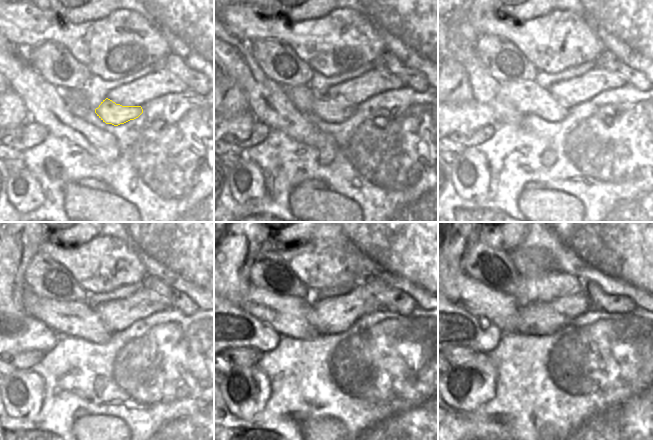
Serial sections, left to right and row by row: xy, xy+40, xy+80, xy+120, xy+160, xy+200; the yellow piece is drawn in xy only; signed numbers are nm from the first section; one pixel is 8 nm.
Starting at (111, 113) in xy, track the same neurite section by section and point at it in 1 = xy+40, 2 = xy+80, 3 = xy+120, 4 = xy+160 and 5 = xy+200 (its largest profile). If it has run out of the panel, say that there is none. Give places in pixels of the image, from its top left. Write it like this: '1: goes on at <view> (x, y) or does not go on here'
1: goes on at xy+40 (303, 98)
2: goes on at xy+80 (527, 96)
3: goes on at xy+120 (75, 319)
4: goes on at xy+160 (289, 316)
5: goes on at xy+200 (502, 310)

